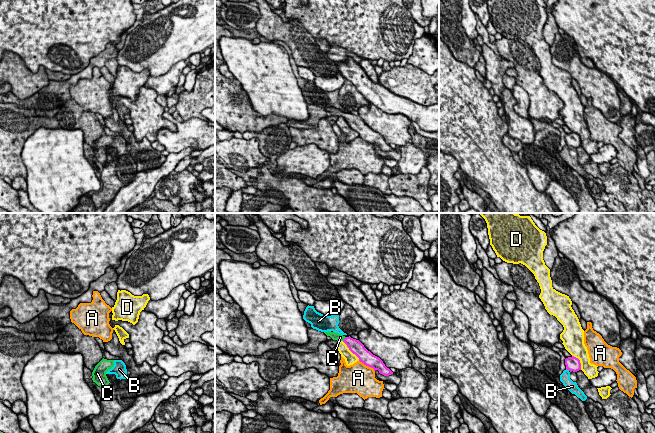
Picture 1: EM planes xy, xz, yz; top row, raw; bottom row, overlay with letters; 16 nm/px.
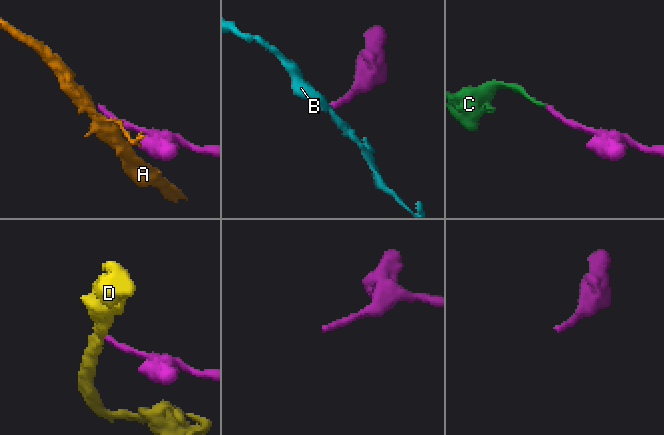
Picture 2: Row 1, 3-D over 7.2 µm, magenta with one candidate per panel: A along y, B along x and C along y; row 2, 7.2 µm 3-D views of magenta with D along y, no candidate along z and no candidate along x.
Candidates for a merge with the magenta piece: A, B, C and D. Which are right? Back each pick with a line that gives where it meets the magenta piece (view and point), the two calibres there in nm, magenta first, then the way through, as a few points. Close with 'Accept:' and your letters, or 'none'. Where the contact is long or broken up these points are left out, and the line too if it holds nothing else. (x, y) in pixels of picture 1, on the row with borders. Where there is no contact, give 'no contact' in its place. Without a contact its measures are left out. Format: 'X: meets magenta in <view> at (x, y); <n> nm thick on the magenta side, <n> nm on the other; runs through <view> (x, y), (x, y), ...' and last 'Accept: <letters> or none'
C: meets magenta in xz at (345, 338); 220 nm thick on the magenta side, 130 nm on the other; runs through xz (355, 346), (345, 338), (335, 336)
Accept: C

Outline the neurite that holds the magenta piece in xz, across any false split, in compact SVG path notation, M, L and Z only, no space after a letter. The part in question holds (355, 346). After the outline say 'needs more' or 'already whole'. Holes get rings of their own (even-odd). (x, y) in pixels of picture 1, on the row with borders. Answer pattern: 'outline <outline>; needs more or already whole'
outline M325 332L327 336L330 336L333 340L337 341L343 341L349 350L355 354L358 358L359 361L362 362L364 365L371 367L375 370L378 370L380 374L384 376L389 376L393 374L393 372L385 366L383 361L373 355L370 351L368 351L364 345L356 339L349 337L345 337L341 334L335 333L335 332Z; needs more

